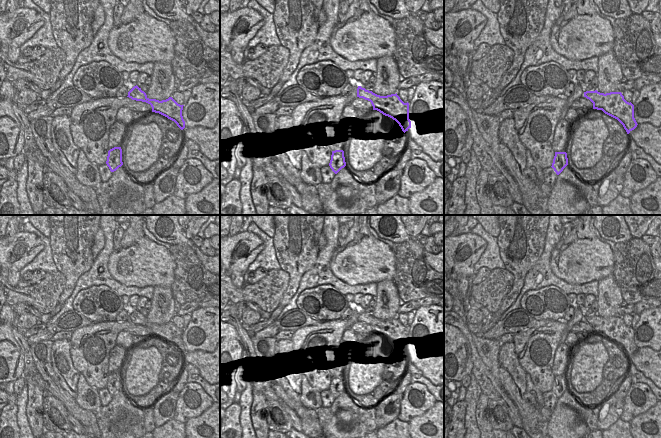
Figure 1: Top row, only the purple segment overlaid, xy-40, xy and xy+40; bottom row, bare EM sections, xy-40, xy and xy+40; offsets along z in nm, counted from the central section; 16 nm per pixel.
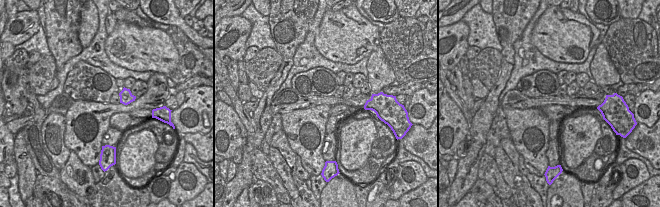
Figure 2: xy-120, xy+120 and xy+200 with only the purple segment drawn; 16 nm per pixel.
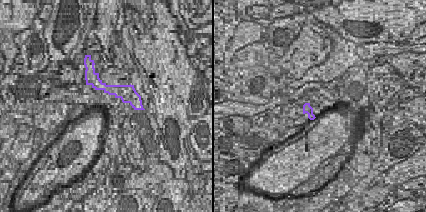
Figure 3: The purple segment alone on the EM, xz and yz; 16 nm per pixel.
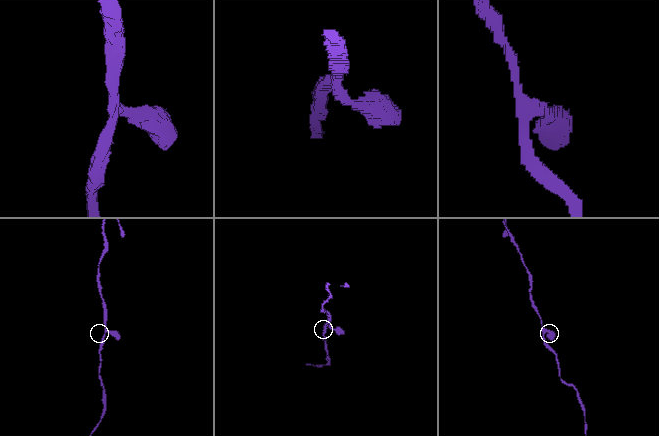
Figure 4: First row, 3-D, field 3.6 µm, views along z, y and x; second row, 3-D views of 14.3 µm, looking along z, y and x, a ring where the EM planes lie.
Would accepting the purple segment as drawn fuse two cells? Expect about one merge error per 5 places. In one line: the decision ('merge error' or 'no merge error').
no merge error

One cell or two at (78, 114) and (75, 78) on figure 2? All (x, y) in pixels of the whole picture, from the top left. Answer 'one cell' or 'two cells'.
two cells

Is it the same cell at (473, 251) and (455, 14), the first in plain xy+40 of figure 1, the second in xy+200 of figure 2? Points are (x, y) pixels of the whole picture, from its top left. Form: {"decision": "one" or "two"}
{"decision": "two"}

